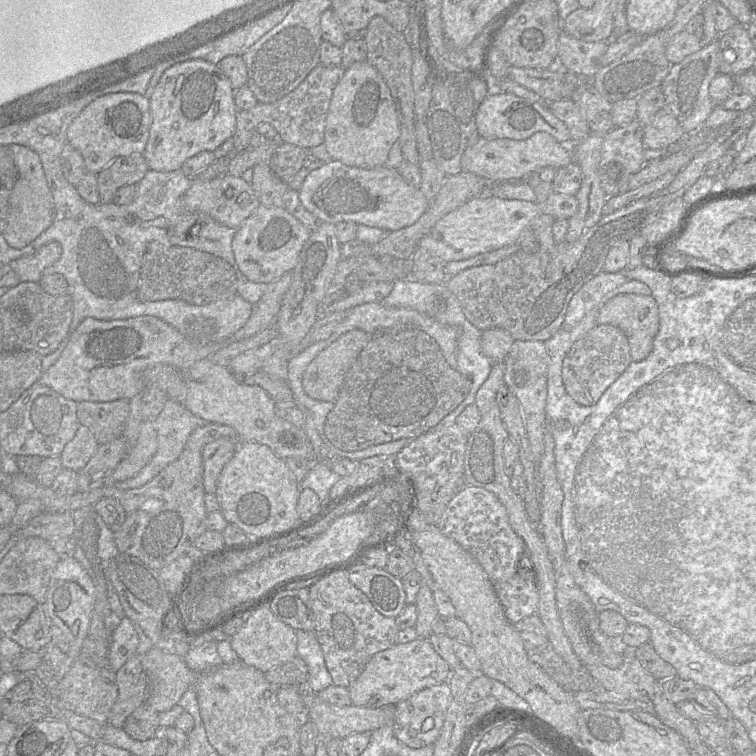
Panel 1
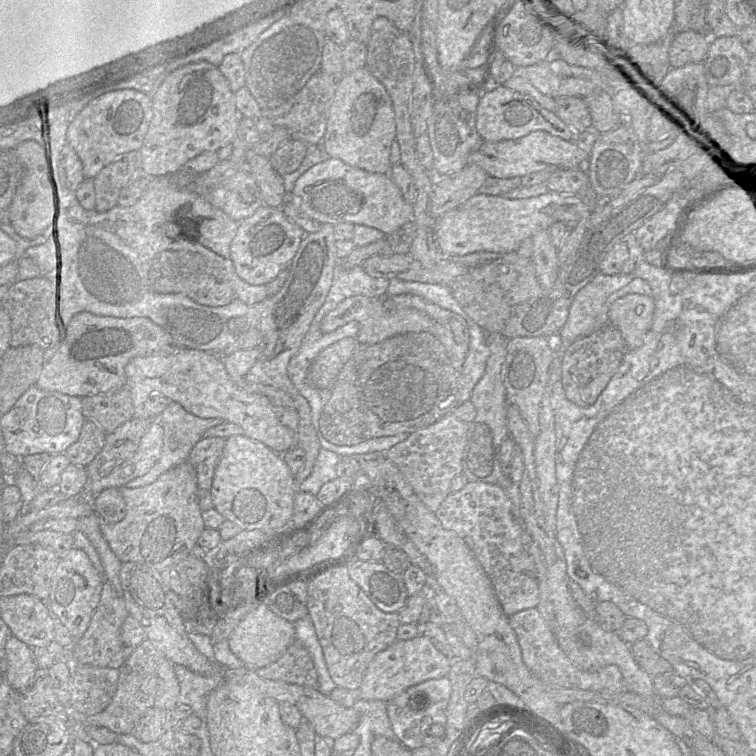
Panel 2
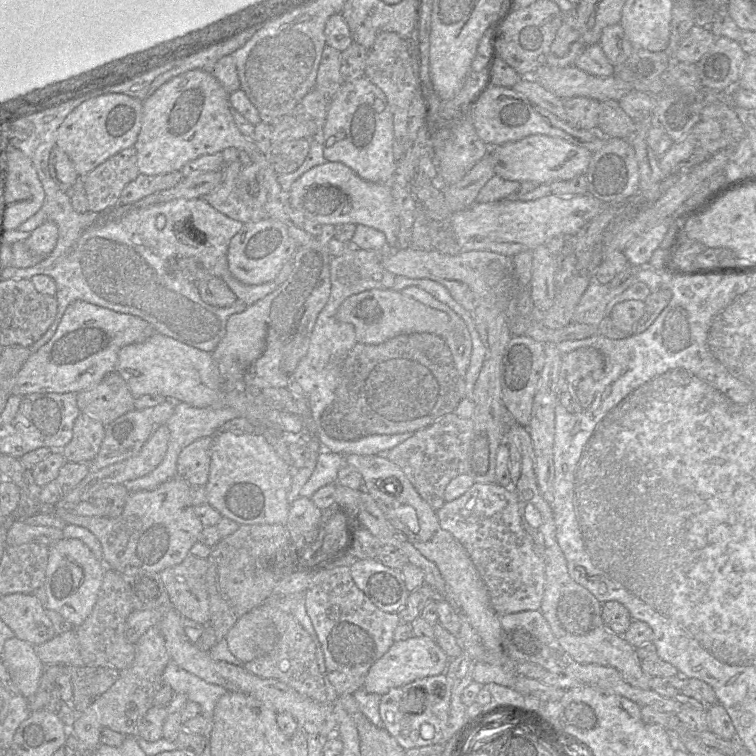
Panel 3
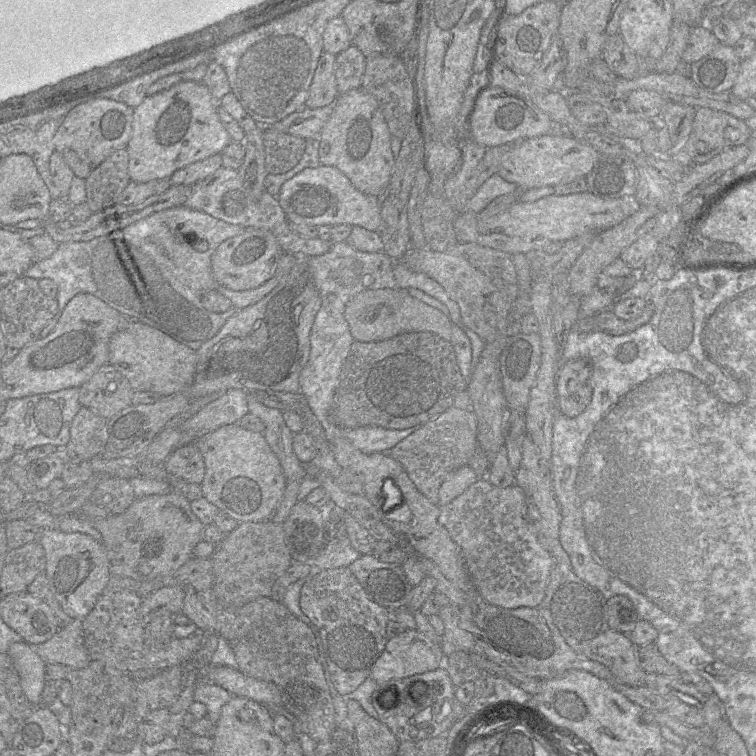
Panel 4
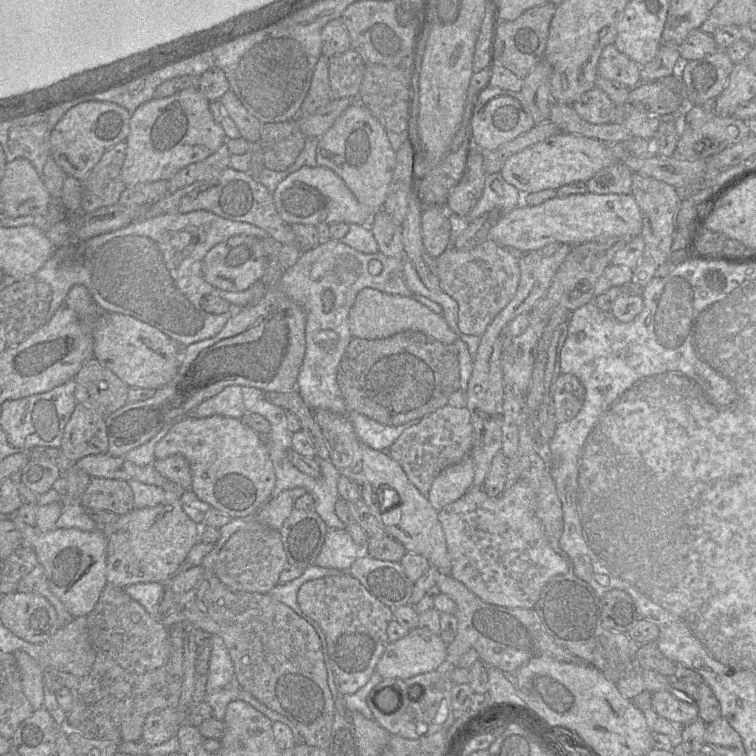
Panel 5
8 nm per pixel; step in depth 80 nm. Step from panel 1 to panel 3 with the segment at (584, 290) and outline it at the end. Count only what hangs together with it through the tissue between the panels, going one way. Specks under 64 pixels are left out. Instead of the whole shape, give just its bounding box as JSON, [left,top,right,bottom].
[572,274,636,325]

